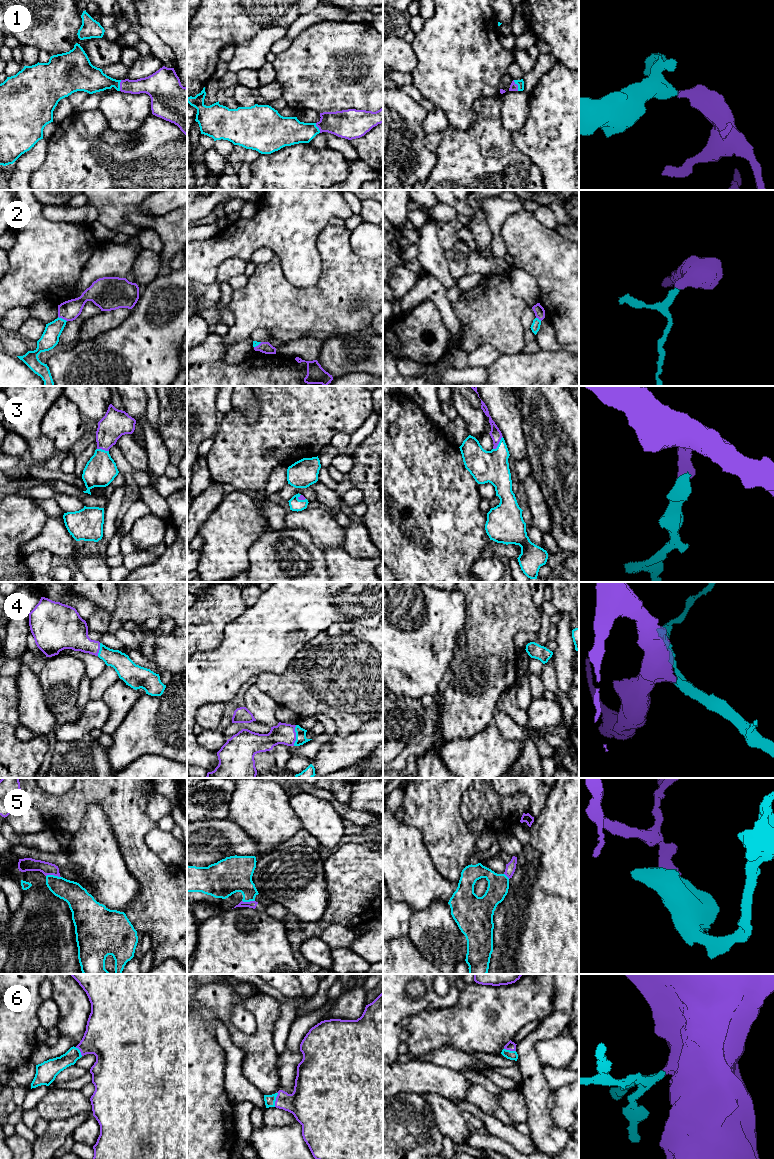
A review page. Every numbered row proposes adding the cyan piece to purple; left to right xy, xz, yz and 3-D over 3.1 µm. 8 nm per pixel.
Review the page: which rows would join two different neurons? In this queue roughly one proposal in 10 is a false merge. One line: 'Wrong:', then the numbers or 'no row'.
Wrong: 5

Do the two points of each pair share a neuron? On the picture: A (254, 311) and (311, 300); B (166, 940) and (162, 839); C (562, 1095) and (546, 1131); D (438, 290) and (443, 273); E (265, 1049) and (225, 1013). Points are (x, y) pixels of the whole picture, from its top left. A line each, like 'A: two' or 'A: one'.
A: one
B: two
C: two
D: two
E: one

